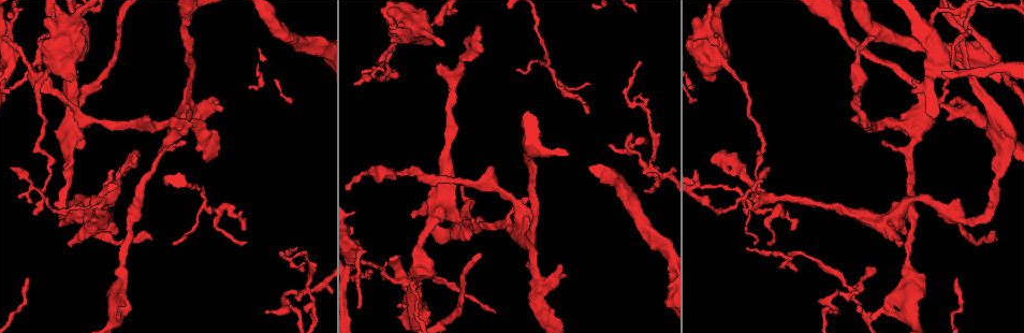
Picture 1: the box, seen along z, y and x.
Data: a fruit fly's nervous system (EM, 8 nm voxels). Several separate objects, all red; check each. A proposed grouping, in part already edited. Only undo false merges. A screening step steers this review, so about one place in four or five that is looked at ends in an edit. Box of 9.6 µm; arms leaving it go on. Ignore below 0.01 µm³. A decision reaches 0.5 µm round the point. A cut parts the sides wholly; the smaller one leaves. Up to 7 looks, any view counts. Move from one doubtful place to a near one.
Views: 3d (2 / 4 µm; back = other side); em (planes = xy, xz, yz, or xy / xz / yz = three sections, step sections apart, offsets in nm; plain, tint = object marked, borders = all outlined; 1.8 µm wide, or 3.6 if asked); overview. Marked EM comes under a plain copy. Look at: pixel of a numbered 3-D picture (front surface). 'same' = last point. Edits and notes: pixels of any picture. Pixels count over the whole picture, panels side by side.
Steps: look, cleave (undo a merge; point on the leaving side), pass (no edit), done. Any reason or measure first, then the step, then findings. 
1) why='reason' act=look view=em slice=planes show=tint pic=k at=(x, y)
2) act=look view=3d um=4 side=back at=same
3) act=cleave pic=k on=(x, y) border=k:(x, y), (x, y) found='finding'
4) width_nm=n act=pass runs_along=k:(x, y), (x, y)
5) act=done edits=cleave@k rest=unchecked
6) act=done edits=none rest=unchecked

why='thick turns thin' act=look view=em slice=planes show=tint pic=1 at=(483, 226)

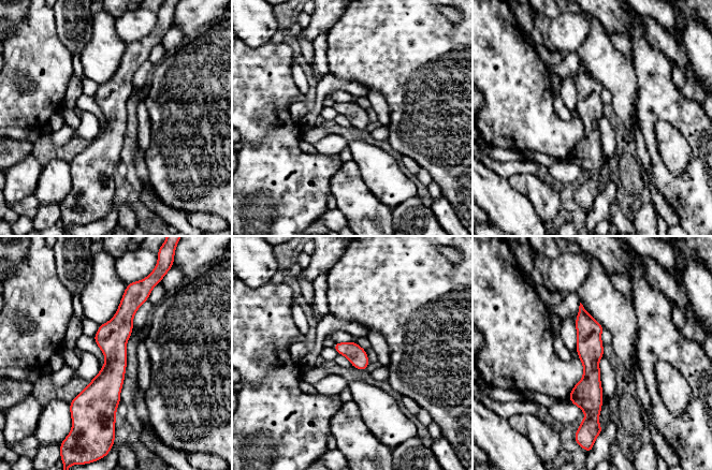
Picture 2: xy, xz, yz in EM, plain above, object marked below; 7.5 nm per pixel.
act=pass runs_along=2:(128, 294), (115, 334), (106, 421) found='all the same cell'

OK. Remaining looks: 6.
act=look view=em slice=planes show=tint pic=1 at=(772, 212)

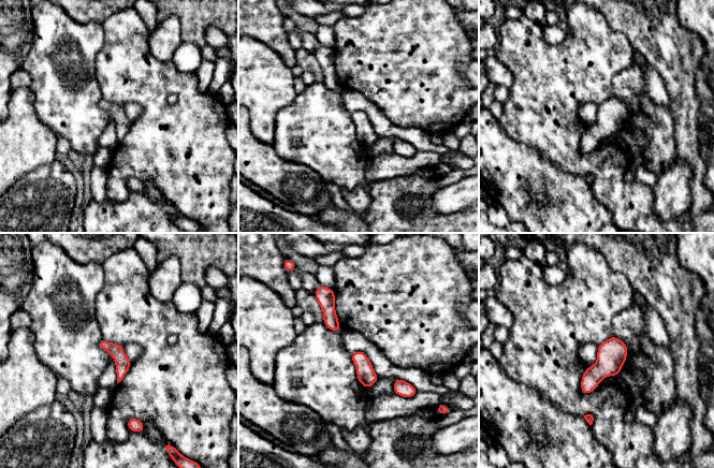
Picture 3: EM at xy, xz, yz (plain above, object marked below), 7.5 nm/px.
act=pass runs_along=3:(102, 342), (120, 359), (119, 377) found='continuous, no second cell'

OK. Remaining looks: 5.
why='four or more arms meet' act=look view=em slice=xy step=16 show=tint pic=1 at=(178, 129)

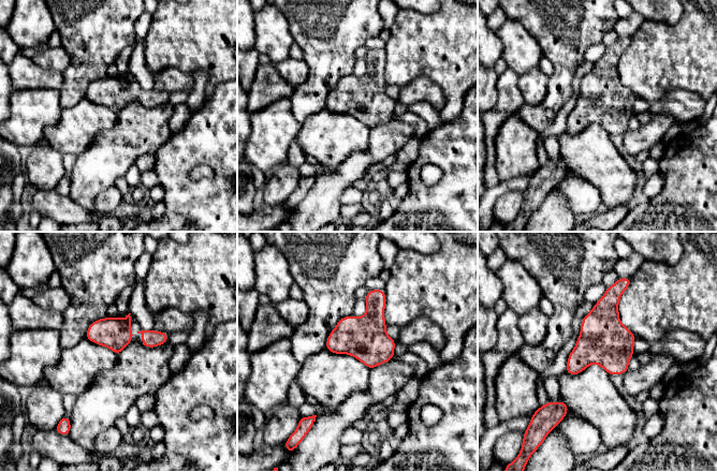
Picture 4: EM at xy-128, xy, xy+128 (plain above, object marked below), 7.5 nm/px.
width_nm=180 act=pass found='all the same cell'

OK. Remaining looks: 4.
act=done edits=none rest=unchecked

